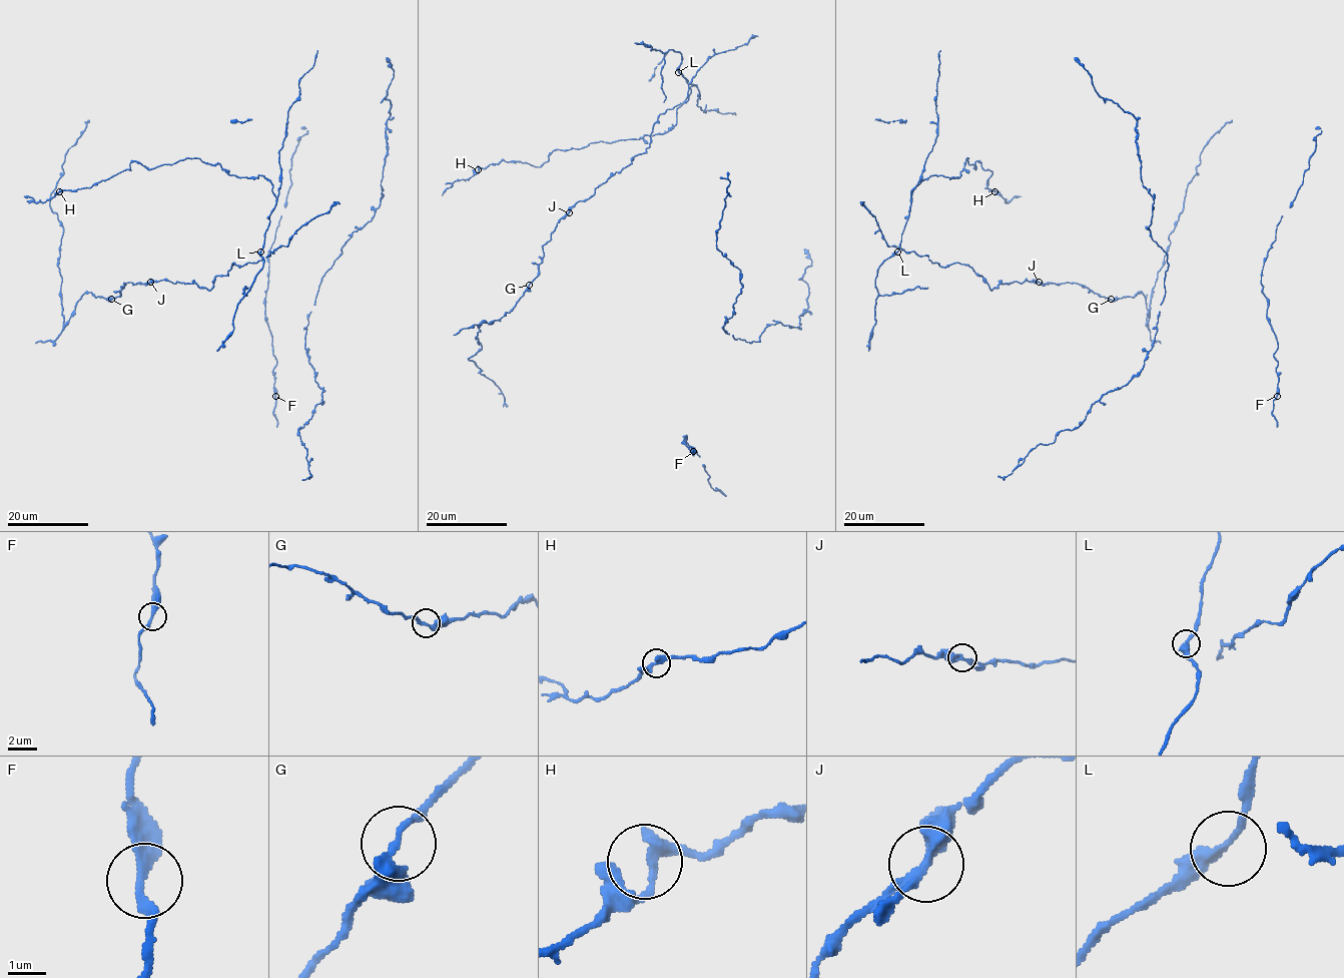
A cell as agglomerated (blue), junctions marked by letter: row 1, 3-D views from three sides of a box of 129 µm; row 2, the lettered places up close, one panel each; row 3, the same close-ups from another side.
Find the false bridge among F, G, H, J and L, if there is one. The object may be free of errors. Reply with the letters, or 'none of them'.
none of them

